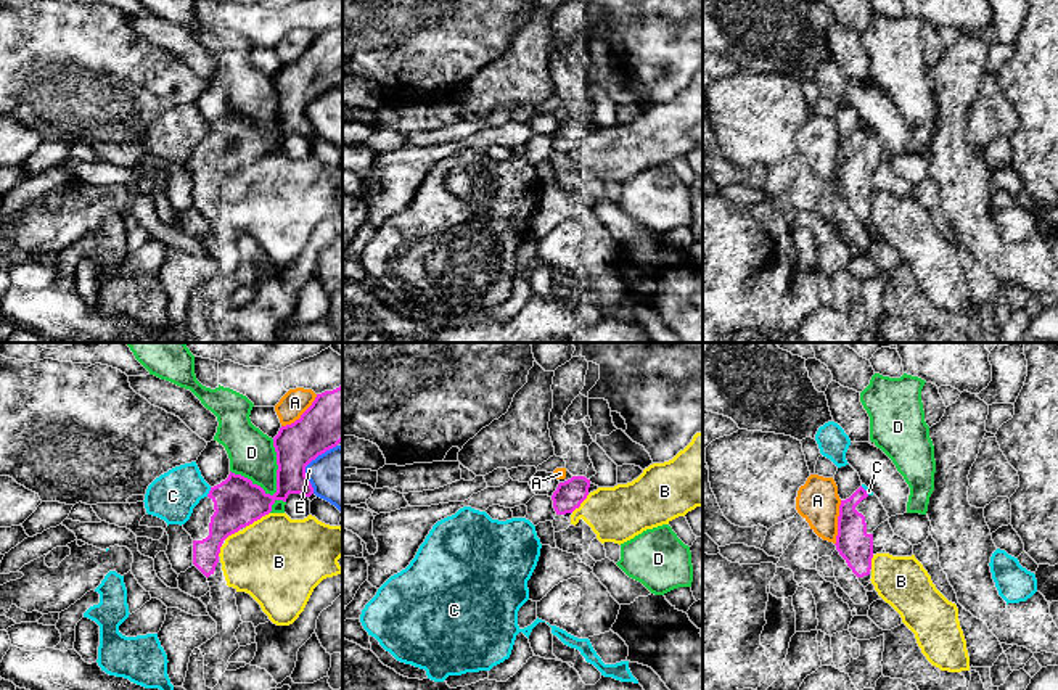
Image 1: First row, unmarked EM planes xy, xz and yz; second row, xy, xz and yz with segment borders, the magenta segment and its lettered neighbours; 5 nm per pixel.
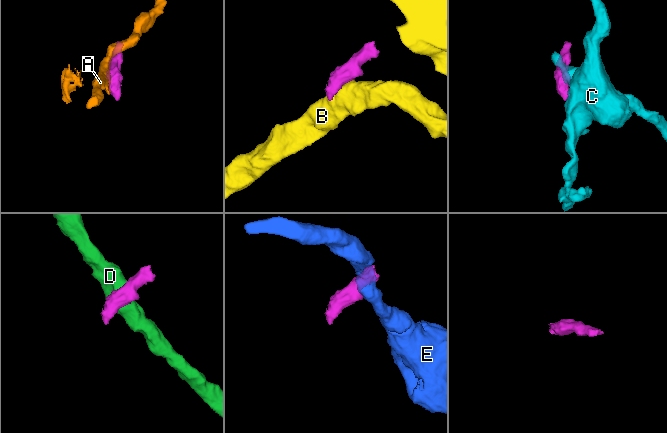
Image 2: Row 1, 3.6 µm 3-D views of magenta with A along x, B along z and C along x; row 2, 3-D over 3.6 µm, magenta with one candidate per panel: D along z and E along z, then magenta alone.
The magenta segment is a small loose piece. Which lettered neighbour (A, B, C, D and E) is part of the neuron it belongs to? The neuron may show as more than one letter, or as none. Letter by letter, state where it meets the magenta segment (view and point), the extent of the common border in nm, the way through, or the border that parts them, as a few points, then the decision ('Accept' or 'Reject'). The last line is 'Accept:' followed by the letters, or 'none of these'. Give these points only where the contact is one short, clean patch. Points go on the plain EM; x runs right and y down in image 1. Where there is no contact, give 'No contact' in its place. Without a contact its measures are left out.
A: Touches magenta at yz (838, 163). Shared border 220 nm. Reject
B: Touches magenta at xy (256, 160). Shared border 150 nm. Reject
C: Touches magenta at xy (209, 132). Shared border 50 nm. Reject
D: Touches magenta at xy (278, 108). Shared border 280 nm. Boundary: xy (274, 79), (277, 129), (270, 135). Reject
E: Touches magenta at xy (307, 103). Shared border 280 nm. Boundary: xy (336, 84), (319, 94), (306, 106), (306, 118), (312, 132). Reject
Accept: none of these

